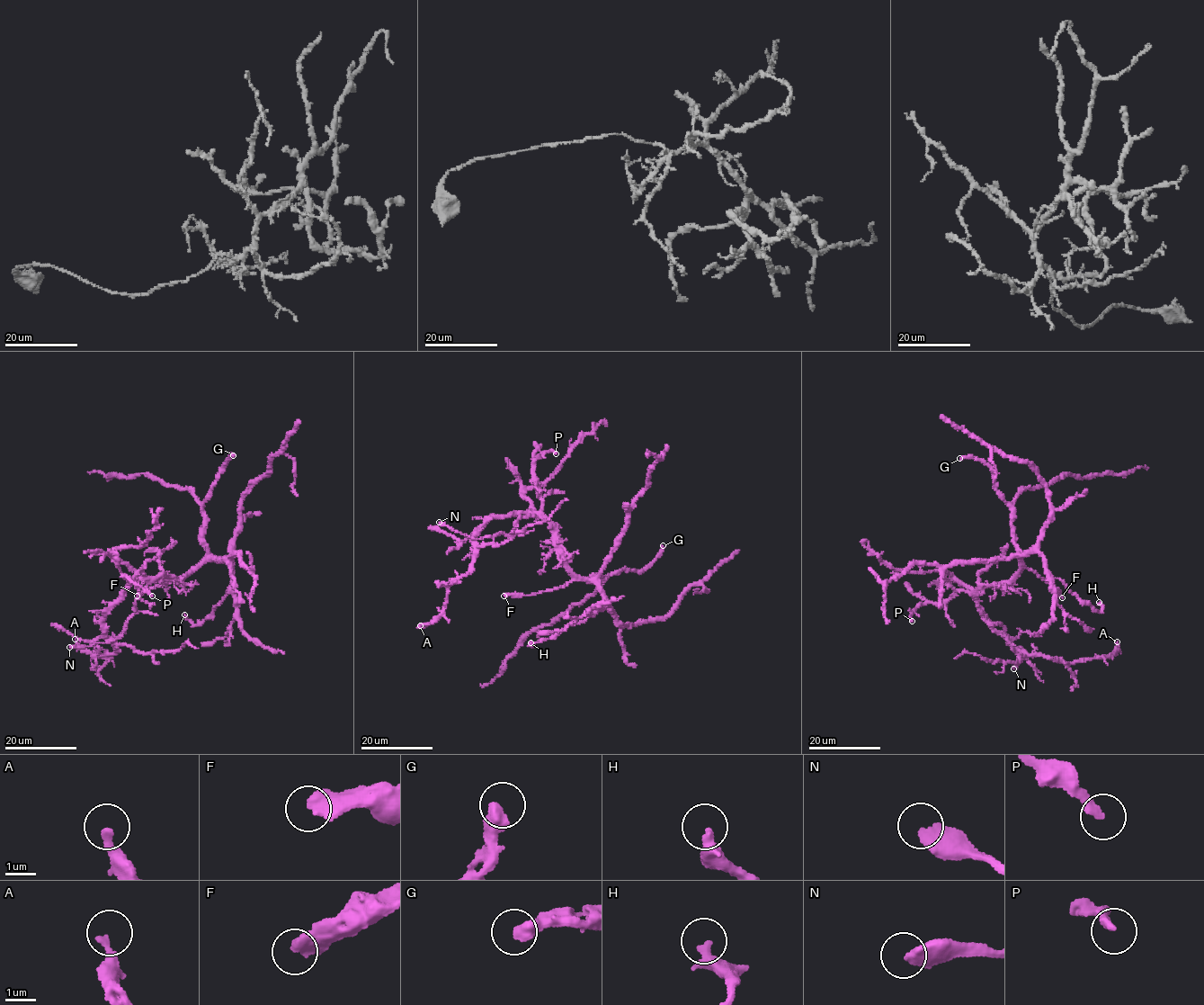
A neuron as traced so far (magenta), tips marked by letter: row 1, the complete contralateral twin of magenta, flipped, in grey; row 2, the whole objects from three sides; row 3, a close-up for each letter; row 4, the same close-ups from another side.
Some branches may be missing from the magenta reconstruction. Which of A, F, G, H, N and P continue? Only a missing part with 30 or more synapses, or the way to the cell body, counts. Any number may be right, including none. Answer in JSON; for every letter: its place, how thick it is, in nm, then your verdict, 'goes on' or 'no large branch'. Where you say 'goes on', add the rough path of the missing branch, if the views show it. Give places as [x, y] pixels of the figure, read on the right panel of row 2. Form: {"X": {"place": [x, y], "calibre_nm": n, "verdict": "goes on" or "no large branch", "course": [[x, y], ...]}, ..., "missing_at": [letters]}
{"A": {"place": [1117, 641], "calibre_nm": 280, "verdict": "no large branch"}, "F": {"place": [1062, 597], "calibre_nm": 480, "verdict": "no large branch"}, "G": {"place": [959, 458], "calibre_nm": 460, "verdict": "no large branch"}, "H": {"place": [1099, 602], "calibre_nm": 400, "verdict": "no large branch"}, "N": {"place": [1013, 668], "calibre_nm": 500, "verdict": "goes on", "course": [[1013, 668], [1023, 688], [1025, 701], [1021, 702], [1027, 705], [1086, 702], [1105, 715], [1128, 718]]}, "P": {"place": [912, 621], "calibre_nm": 280, "verdict": "no large branch"}, "missing_at": ["N"]}

